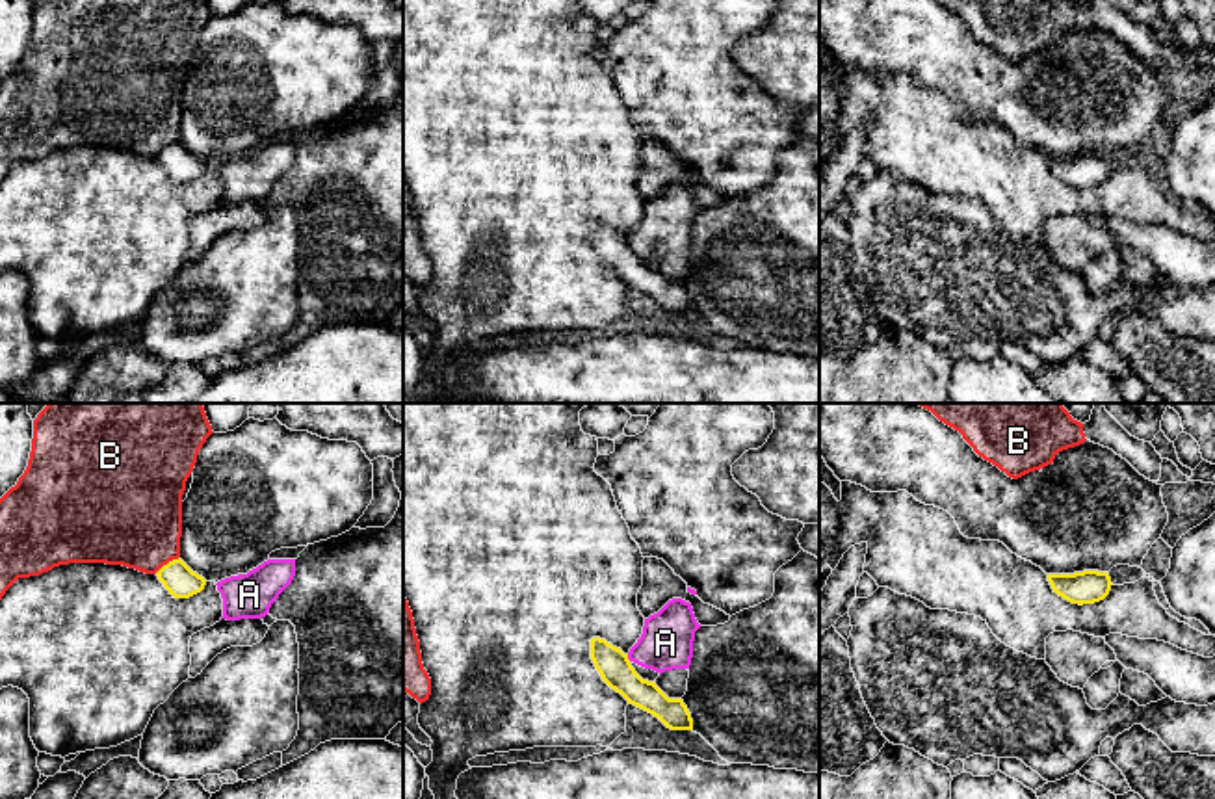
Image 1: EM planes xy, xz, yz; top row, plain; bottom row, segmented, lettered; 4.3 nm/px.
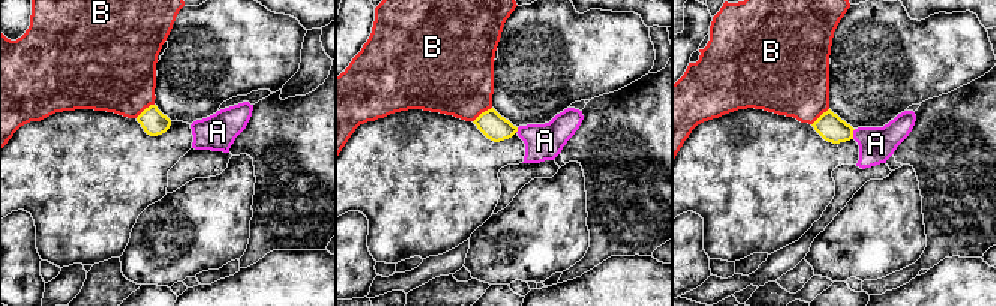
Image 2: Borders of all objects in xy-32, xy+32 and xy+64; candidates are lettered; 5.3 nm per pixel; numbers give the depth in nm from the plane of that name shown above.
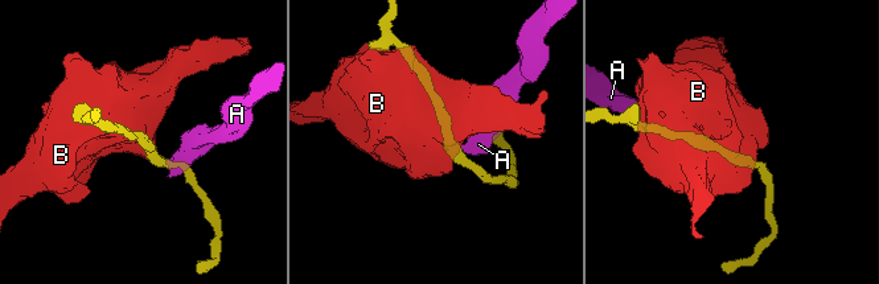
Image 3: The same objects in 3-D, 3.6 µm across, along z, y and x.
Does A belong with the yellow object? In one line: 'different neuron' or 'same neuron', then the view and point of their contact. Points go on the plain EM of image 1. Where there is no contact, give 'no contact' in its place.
different neuron; contact xz (627, 242)

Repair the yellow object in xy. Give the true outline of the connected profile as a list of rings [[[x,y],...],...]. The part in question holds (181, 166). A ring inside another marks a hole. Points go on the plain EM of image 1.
[[[180,141],[163,149],[156,160],[175,182],[189,182],[206,169],[206,164],[193,156]]]

